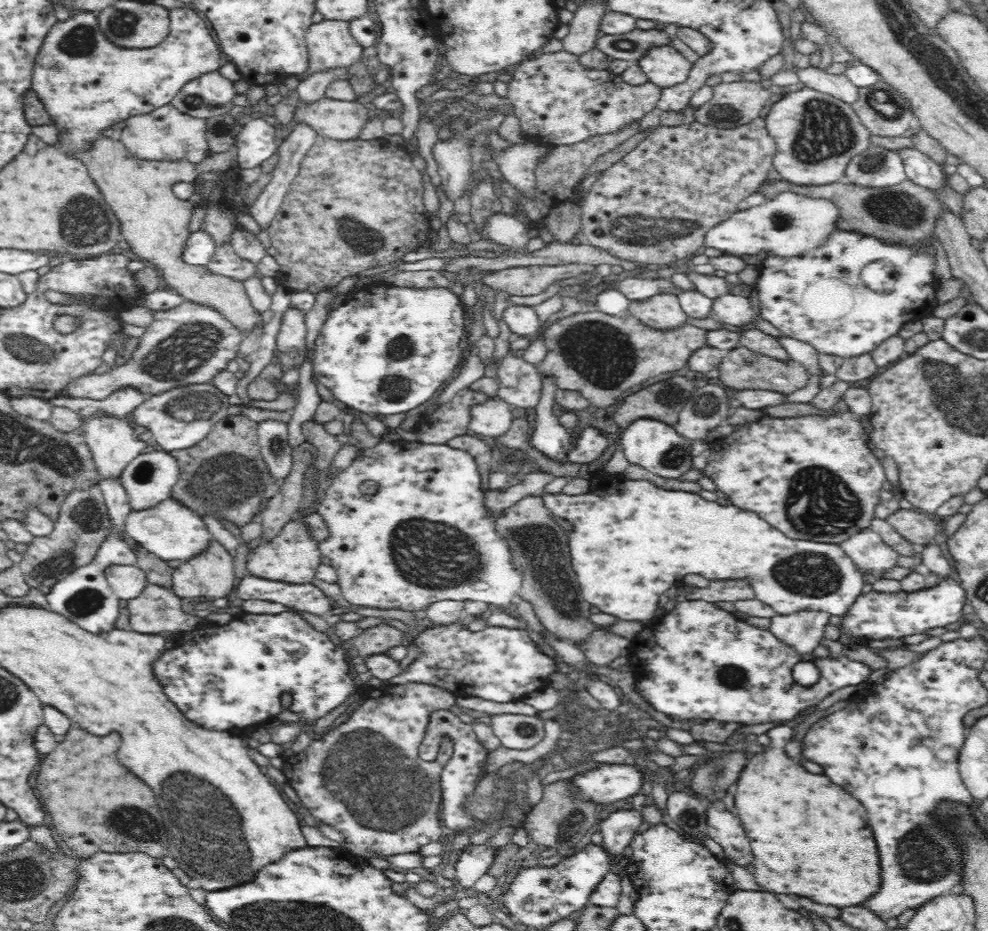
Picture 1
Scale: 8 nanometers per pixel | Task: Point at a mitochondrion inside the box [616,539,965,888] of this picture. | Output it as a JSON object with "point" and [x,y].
{"point":[926,855]}

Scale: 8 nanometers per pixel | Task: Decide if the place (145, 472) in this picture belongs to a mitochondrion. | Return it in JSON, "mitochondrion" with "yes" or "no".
{"mitochondrion":"yes"}

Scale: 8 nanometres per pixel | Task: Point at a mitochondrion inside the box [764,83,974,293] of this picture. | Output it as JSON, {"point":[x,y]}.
{"point":[825,131]}

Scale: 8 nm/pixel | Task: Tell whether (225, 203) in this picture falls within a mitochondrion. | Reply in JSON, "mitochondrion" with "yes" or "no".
{"mitochondrion":"no"}

